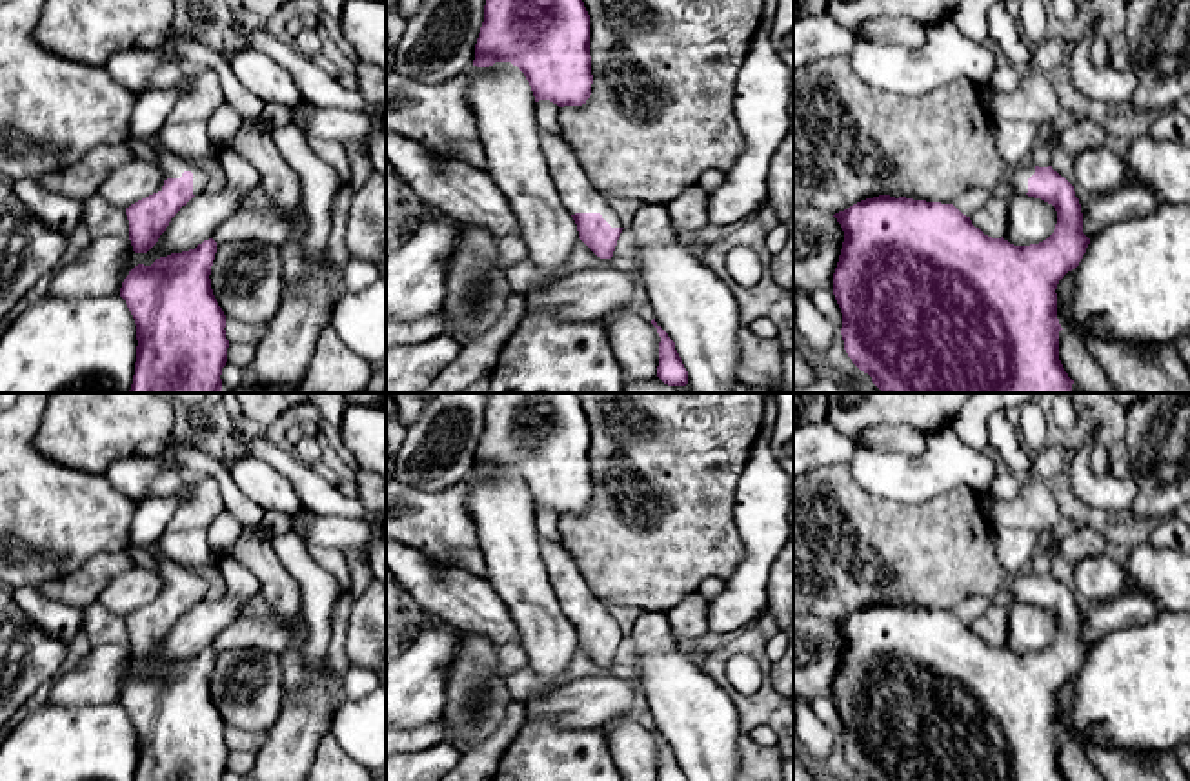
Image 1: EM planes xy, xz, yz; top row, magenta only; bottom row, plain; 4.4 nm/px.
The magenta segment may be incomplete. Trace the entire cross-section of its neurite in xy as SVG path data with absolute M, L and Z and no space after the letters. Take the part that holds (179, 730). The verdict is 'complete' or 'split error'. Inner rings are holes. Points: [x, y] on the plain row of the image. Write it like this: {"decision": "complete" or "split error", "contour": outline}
{"decision": "complete", "contour": "M213 646L195 657L156 666L151 674L138 672L124 686L120 705L126 708L136 732L135 781L222 781L227 770L226 723L211 697L211 674L217 661Z"}

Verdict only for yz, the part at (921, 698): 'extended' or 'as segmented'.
extended

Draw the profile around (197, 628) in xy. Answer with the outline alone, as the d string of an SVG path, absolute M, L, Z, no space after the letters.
M220 553L220 573L227 592L215 603L197 603L171 626L158 650L147 661L135 661L133 654L122 670L122 685L138 674L151 674L171 661L195 657L213 646L218 634L244 615L244 606L260 592L257 577L229 553Z

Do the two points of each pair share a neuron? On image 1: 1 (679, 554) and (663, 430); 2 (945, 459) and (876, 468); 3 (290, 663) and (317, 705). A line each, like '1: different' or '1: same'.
1: same
2: same
3: different

